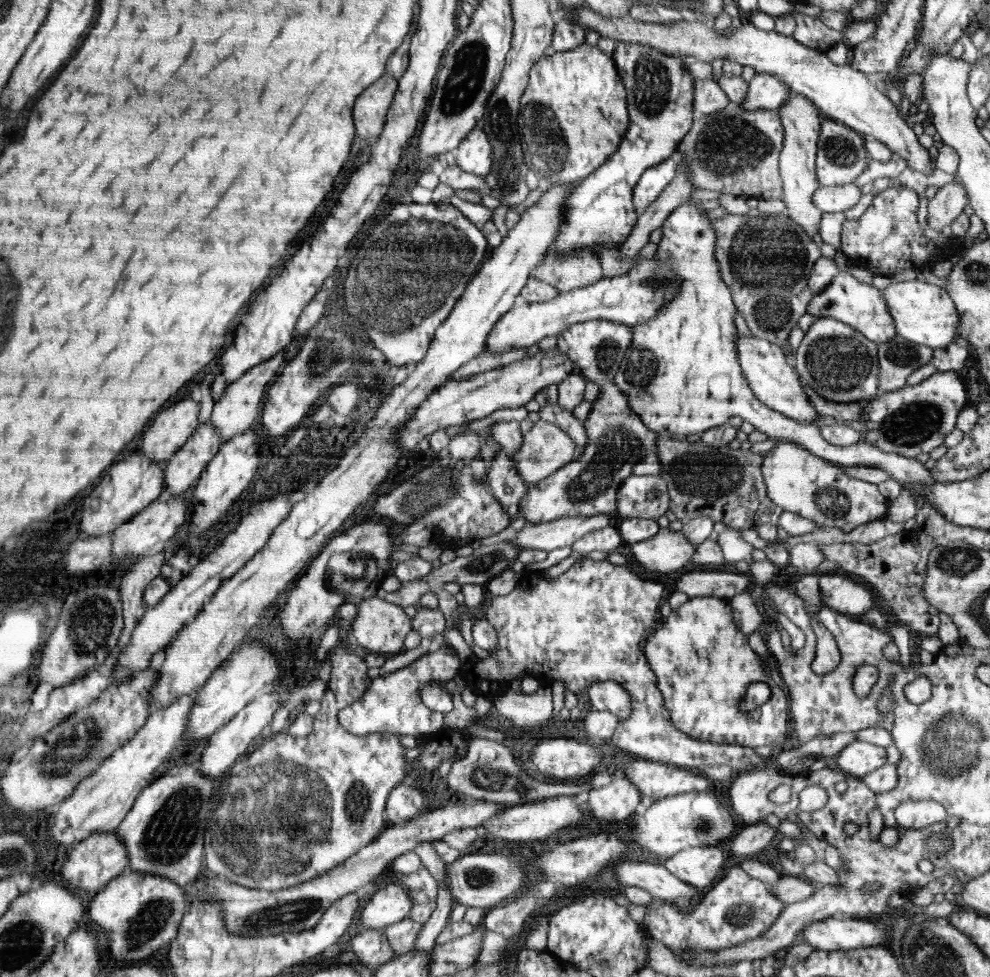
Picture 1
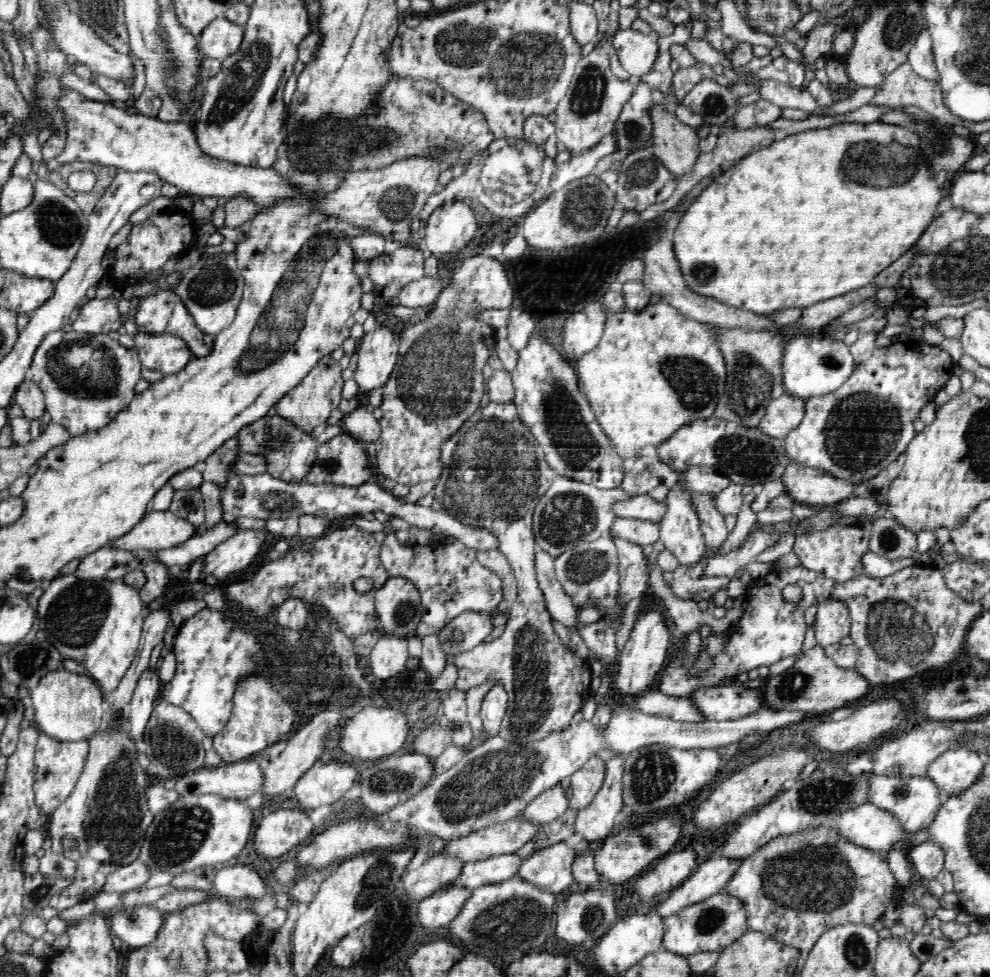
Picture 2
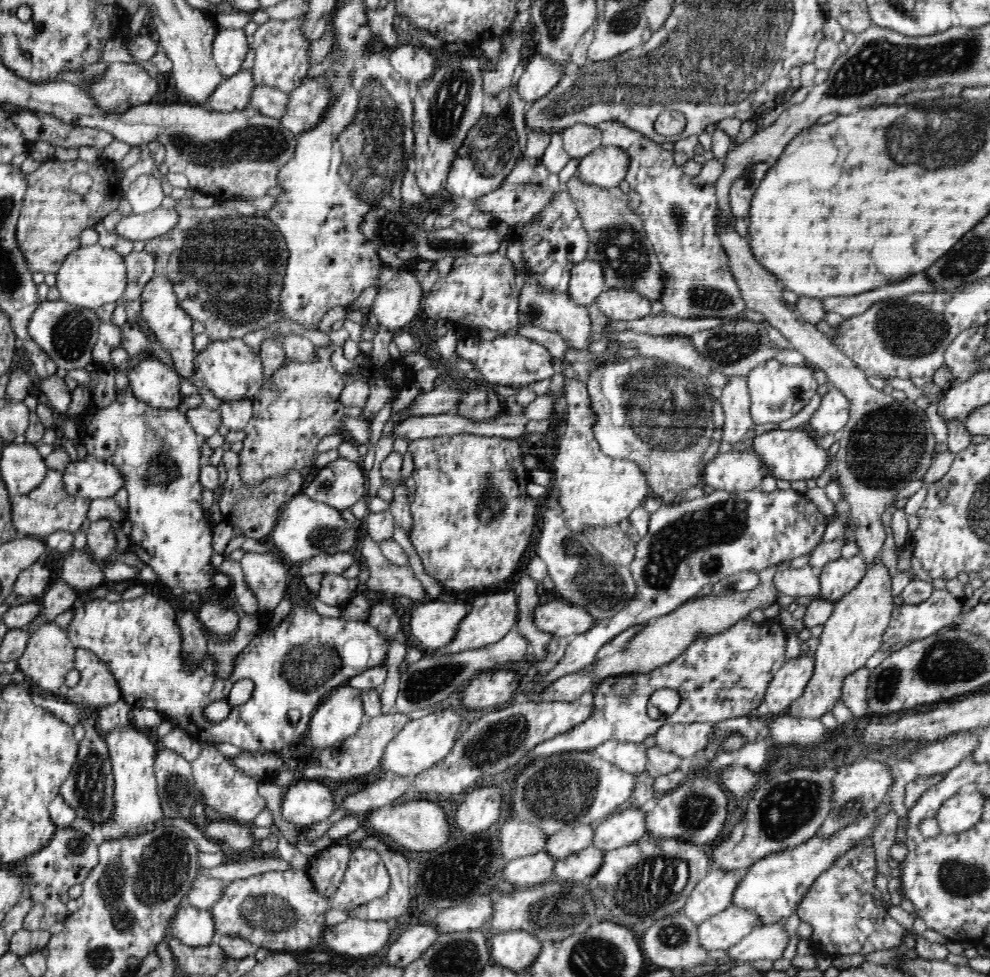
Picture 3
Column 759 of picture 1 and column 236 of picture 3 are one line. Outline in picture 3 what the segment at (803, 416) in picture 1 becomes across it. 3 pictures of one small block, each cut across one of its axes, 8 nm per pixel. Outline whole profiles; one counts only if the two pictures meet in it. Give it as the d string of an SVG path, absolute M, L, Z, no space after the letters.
M229 337L218 340L215 338L196 355L197 376L204 381L208 390L214 393L221 402L255 398L263 386L263 364L259 353L251 350L243 339Z

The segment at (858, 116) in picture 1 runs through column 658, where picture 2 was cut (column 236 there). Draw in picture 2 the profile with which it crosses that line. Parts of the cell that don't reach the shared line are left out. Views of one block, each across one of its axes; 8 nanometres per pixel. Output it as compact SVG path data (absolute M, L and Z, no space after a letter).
M225 16L215 19L198 37L198 49L204 58L223 62L238 51L243 42L245 28L232 23Z

